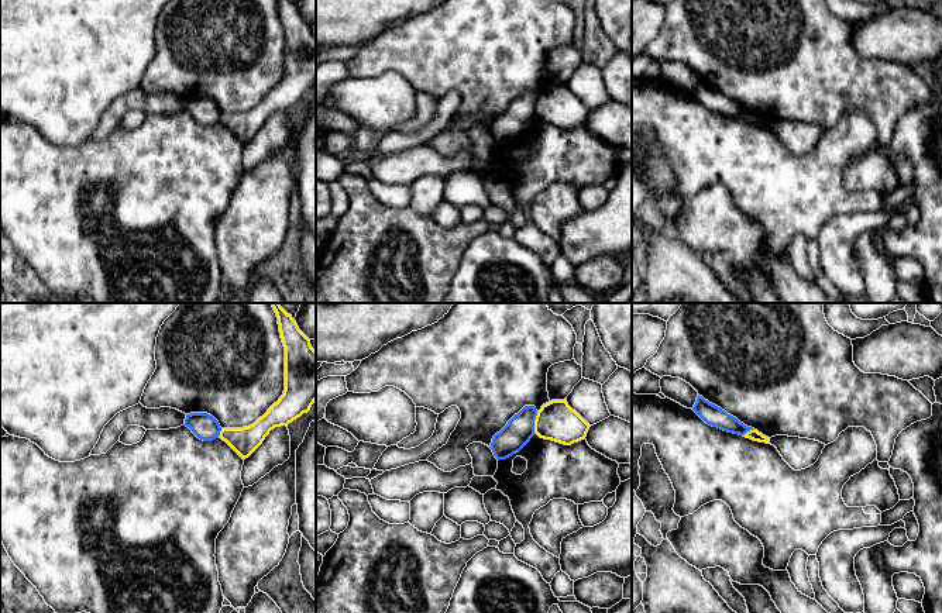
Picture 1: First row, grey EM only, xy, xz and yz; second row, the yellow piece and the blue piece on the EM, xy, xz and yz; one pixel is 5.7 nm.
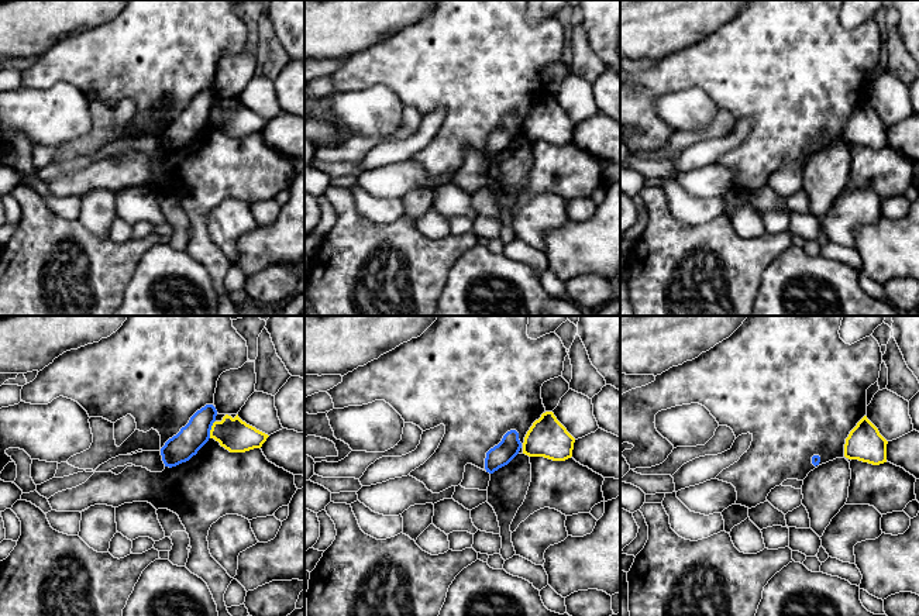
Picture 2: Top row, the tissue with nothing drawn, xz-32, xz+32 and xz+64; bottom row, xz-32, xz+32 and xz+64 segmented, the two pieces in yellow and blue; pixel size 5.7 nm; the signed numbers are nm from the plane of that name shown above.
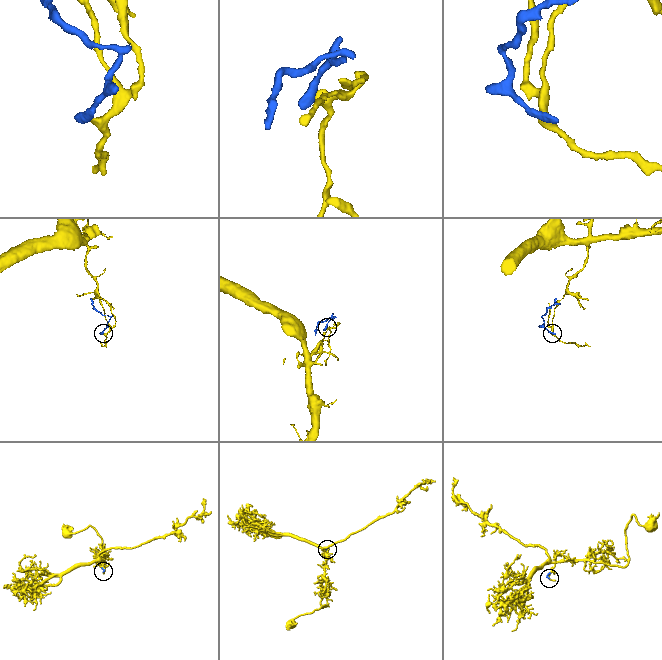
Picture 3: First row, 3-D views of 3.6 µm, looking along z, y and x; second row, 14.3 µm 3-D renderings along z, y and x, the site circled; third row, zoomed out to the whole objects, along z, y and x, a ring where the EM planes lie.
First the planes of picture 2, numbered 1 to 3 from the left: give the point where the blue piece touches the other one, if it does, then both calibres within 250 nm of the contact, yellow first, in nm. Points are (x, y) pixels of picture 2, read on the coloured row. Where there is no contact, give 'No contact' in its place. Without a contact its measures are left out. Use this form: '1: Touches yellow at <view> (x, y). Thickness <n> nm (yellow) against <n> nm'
1: Touches yellow at xz-32 (212, 429). Thickness 190 nm (yellow) against 160 nm
2: No contact
3: No contact

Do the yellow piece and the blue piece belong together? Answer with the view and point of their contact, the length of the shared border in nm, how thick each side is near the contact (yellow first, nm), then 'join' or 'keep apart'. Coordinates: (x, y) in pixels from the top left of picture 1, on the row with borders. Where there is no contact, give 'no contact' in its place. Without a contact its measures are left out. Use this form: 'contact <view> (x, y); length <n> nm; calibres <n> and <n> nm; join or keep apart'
contact xz (535, 422); length 120 nm; calibres 220 and 160 nm; keep apart

